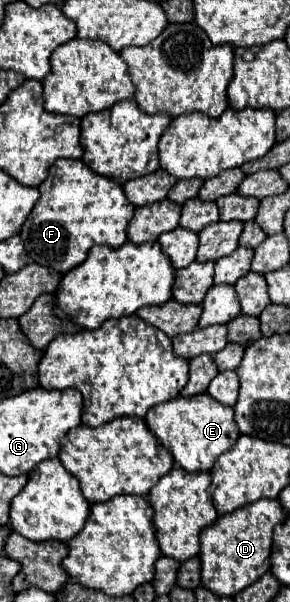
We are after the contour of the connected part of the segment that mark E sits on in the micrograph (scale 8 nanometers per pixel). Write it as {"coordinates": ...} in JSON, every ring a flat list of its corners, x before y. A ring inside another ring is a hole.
{"coordinates":[[200,393,188,399,176,397,168,403,160,403,152,407,144,419,148,429,164,443,174,461,186,471,210,471,216,459,240,437,234,421,234,409,220,405,214,397,208,397,208,393]]}

